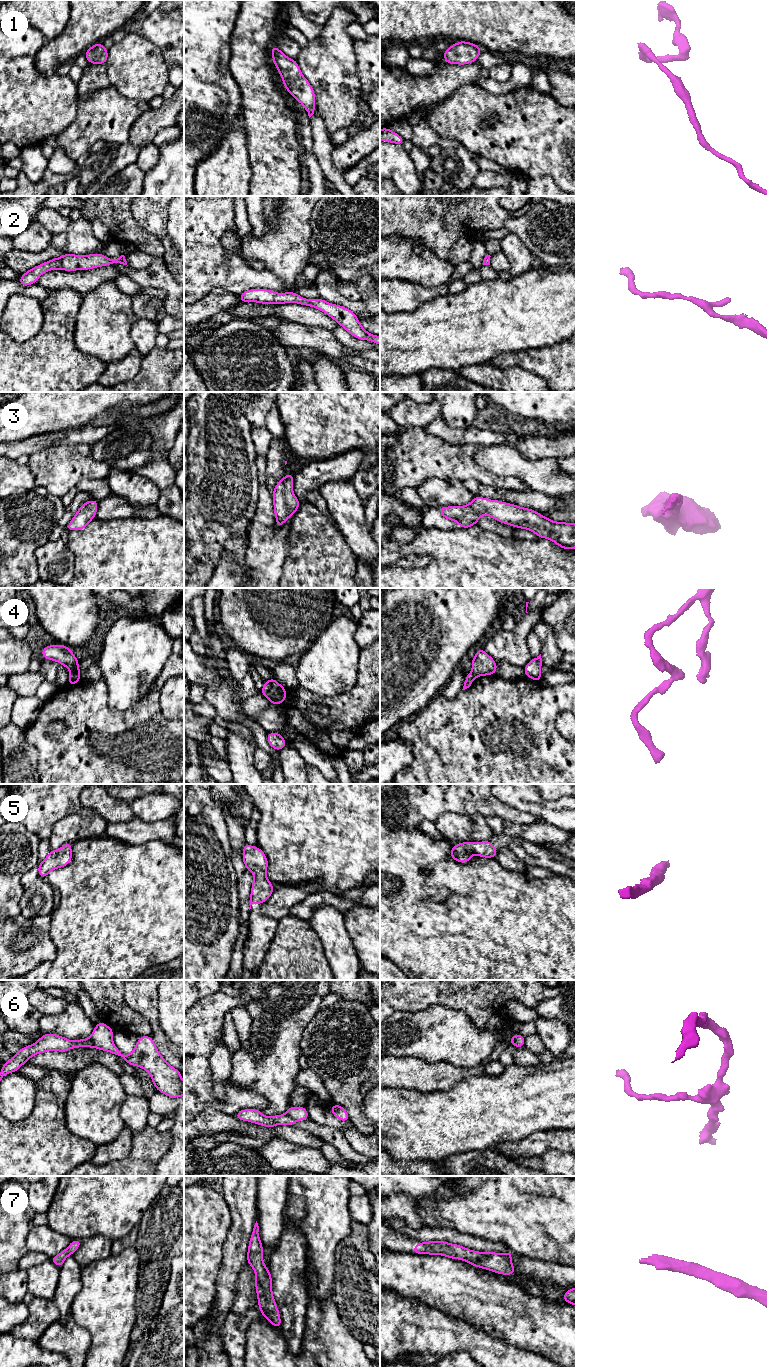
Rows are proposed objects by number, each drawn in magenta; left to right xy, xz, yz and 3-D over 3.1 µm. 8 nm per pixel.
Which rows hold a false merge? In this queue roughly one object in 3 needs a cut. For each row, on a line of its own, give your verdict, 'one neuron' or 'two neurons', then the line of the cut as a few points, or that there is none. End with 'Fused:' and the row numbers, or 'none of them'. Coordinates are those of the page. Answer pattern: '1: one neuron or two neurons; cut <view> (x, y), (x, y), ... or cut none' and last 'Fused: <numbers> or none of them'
1: one neuron; cut none
2: one neuron; cut none
3: one neuron; cut none
4: two neurons; cut xy (72, 671), (79, 673)
5: one neuron; cut none
6: two neurons; cut xz (286, 1113), (296, 1120)
7: one neuron; cut none
Fused: 4, 6

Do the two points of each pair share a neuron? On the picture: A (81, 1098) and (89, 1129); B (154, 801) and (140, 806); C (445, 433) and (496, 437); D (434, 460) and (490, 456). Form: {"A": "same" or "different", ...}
{"A": "same", "B": "same", "C": "same", "D": "different"}

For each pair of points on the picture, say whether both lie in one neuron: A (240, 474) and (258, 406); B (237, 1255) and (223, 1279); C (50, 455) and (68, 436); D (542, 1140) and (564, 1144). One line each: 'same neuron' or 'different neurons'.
A: different neurons
B: same neuron
C: different neurons
D: same neuron

